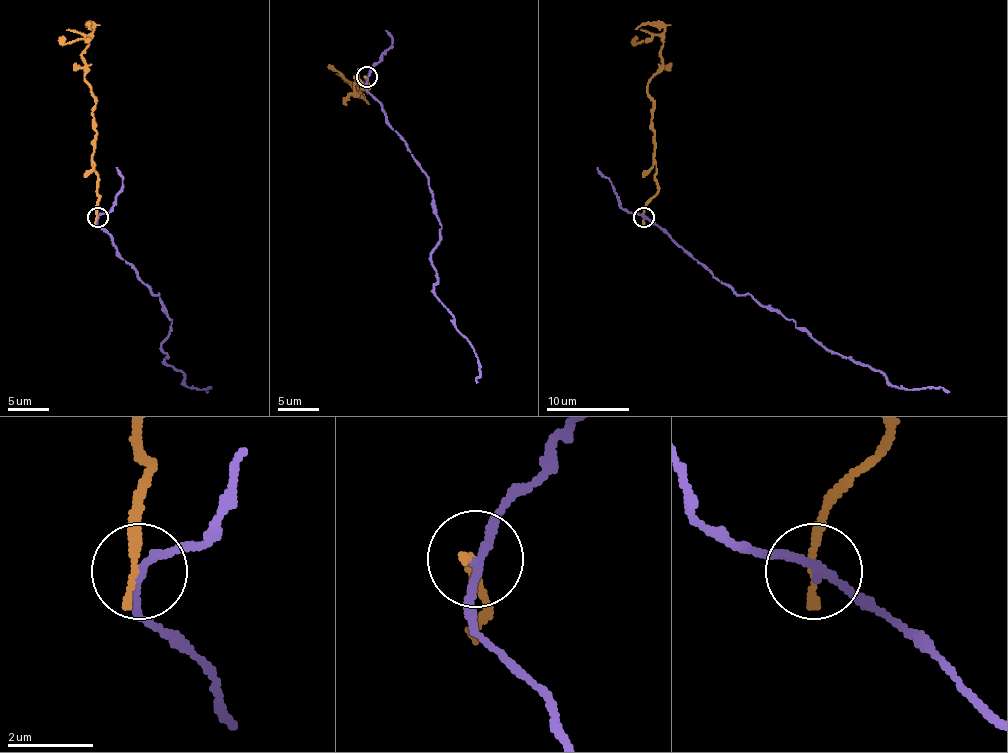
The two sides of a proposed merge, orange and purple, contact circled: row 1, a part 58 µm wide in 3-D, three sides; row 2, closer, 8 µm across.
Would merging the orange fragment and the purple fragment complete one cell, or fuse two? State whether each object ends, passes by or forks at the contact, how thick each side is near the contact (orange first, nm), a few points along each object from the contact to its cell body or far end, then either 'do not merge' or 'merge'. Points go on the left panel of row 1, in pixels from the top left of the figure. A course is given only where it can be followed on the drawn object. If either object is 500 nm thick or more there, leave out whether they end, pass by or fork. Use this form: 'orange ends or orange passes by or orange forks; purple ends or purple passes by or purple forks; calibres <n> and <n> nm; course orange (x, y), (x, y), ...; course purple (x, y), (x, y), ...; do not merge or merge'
orange ends; purple passes by; calibres 220 and 190 nm; course orange (98, 217), (98, 174), (92, 164), (96, 97), (83, 77), (81, 52), (87, 40), (59, 40); course purple (98, 217), (172, 321), (162, 341), (164, 362), (180, 370), (189, 387), (207, 391); do not merge

